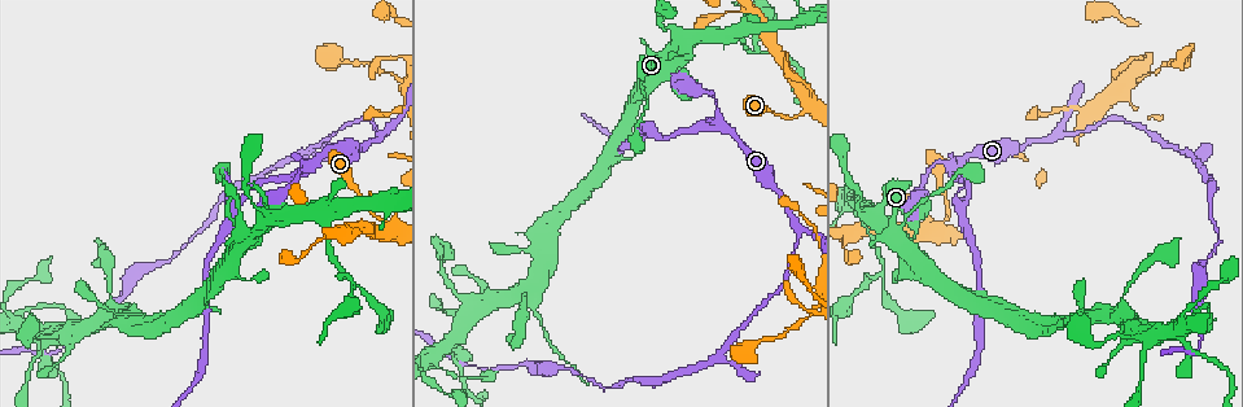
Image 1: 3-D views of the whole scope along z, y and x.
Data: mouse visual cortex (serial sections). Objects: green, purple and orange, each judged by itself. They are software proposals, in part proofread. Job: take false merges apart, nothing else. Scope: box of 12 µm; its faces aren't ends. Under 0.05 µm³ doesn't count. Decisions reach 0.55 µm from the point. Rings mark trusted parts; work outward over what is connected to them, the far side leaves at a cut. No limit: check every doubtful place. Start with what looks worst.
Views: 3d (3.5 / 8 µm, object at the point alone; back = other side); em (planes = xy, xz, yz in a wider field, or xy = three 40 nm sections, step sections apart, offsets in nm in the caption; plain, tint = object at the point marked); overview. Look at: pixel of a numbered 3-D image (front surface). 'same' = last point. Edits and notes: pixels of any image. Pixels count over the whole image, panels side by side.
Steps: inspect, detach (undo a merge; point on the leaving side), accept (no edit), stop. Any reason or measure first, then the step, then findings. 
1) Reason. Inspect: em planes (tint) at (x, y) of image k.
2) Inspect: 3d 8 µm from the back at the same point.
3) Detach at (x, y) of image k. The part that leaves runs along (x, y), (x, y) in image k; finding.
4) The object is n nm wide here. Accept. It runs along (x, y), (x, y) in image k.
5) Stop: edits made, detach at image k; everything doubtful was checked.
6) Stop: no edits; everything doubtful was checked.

Sharp bend. Inspect: 3d 3.5 µm at (720, 125) of image 1.

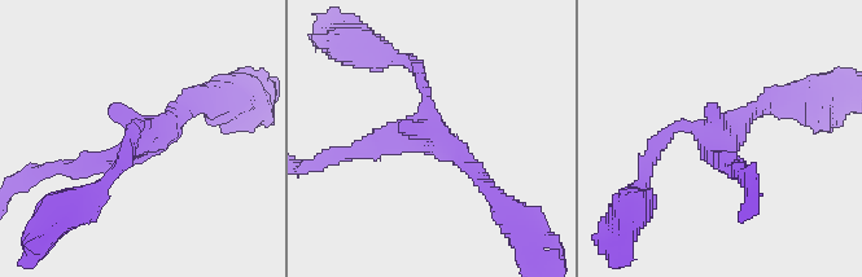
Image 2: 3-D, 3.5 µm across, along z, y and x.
Inspect: em xy step 5 (tint) at (720, 140) of image 2.

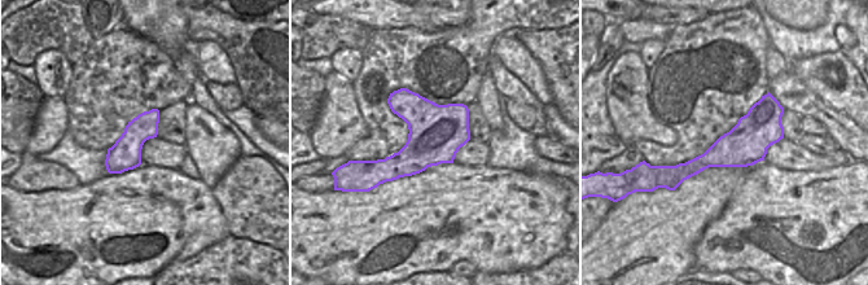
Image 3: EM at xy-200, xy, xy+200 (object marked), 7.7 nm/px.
Another direction. Inspect: em xy step 3 (tint) at the same point.

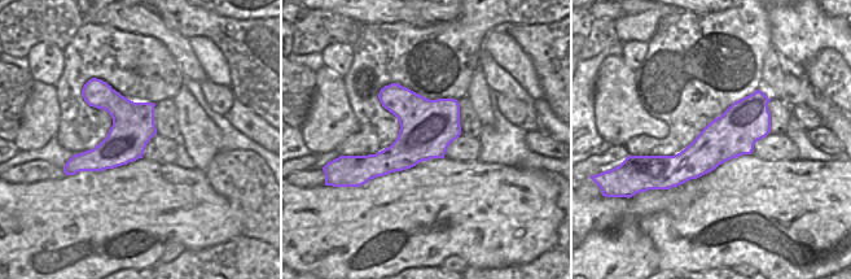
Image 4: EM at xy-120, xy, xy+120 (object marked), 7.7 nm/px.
Accept. It runs along (764, 100), (691, 164), (657, 166) in image 4; one cell here.

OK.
Two arms in line, one across. Inspect: 3d 8 µm at (755, 52) of image 1.

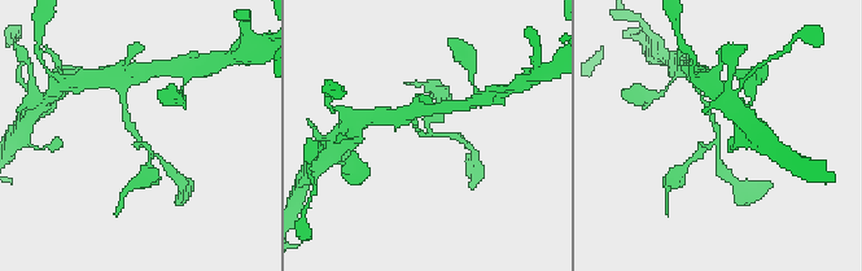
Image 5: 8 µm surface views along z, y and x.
Closer look. Inspect: 3d 3.5 µm at (139, 136) of image 5.

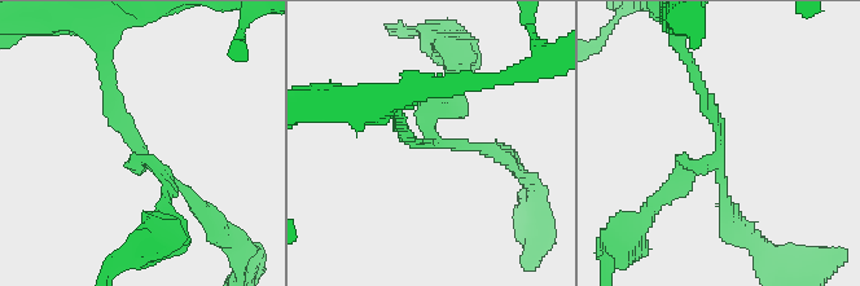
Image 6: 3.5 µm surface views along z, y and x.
3 arms meet here; the arms are 100, 150, 150 nm wide; shape alone is not enough. Inspect: em xy step 1 (tint) at (427, 144) of image 6.

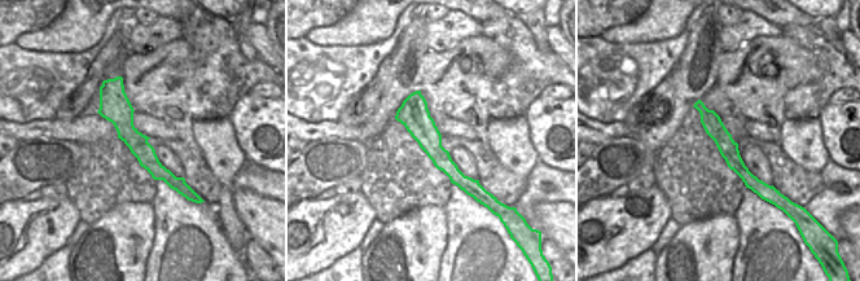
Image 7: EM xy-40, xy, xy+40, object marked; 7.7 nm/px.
Accept. It runs along (106, 83), (126, 131), (184, 191) in image 7; all the same cell.

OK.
Thin arm on a thick one. Inspect: 3d 3.5 µm at (445, 344) of image 1.

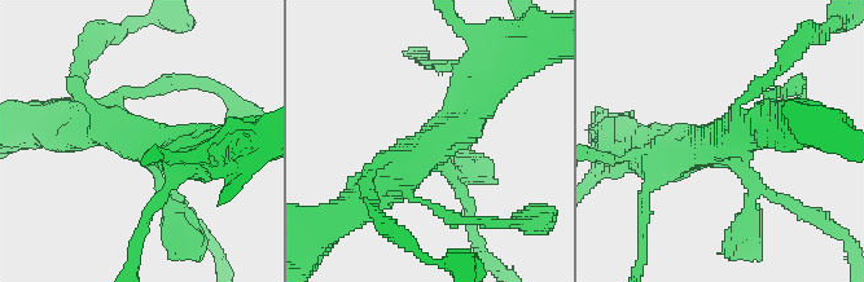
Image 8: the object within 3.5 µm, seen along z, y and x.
3 arms meet here; the arms are 150, 200, 500 nm wide; shape alone is not enough. Inspect: em xy step 2 (tint) at (146, 147) of image 8.

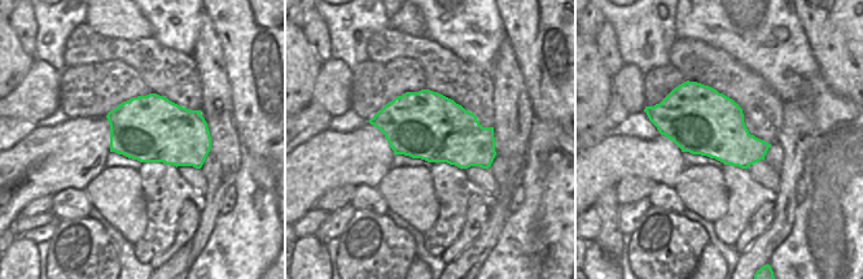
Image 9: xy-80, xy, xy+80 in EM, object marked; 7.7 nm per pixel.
Inspect: em xy step 5 (tint) at the same point.

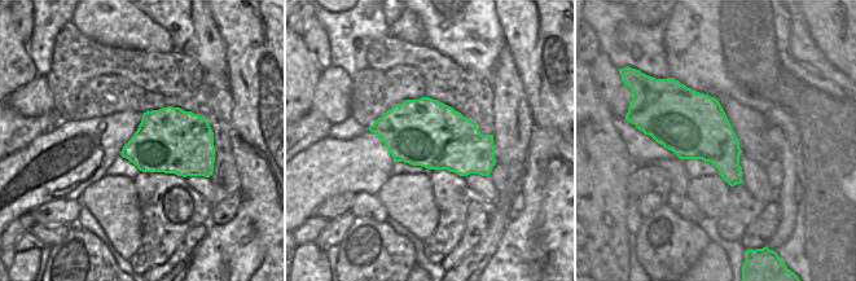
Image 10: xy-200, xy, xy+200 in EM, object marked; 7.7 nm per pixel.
Accept. One cell here.

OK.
Calibre changes. Inspect: 3d 3.5 µm at (941, 221) of image 1.

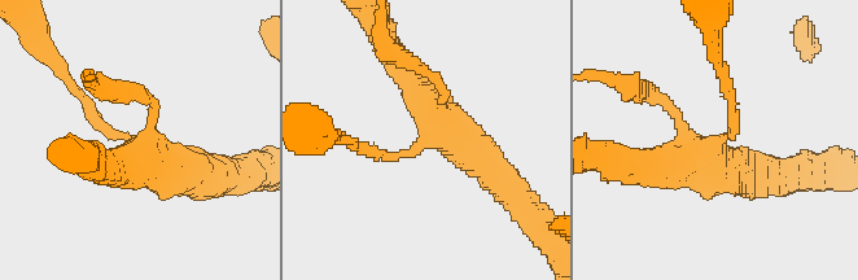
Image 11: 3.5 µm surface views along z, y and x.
4 arms meet here; the arms are 150, 150, 350, 500 nm wide; need the tissue. Inspect: em xy step 5 (tint) at (138, 147) of image 11.

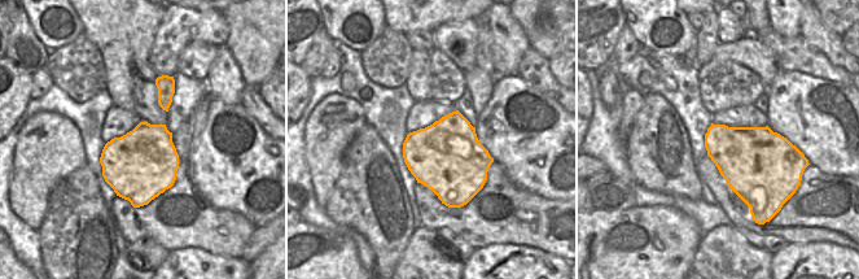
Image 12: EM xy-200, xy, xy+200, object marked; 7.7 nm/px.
Accept. Continuous, no second cell.

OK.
Stop: no edits; everything doubtful was checked.

